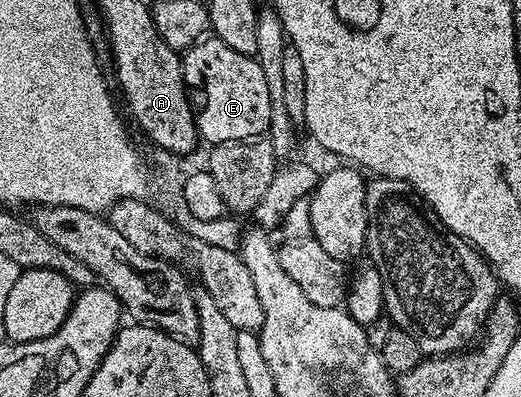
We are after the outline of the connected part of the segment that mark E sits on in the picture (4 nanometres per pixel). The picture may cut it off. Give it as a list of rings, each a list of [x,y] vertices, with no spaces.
[[[207,37],[181,56],[182,75],[198,120],[198,134],[210,145],[257,139],[270,130],[272,101],[257,58],[236,53],[224,41]]]

